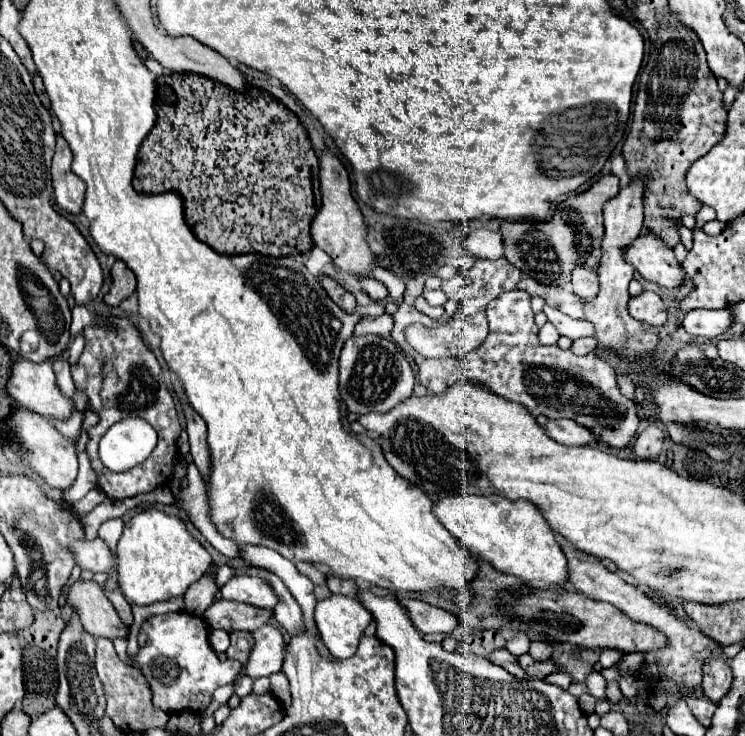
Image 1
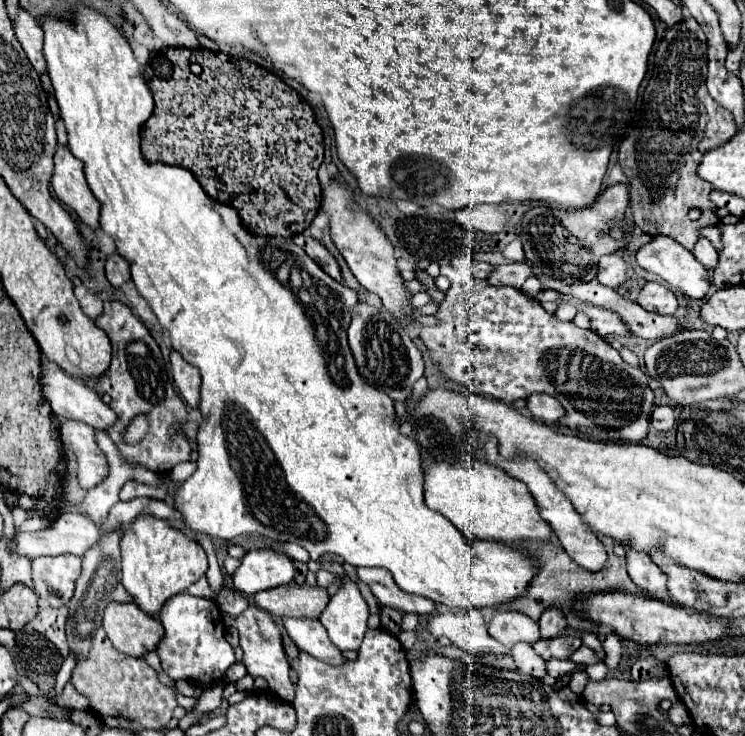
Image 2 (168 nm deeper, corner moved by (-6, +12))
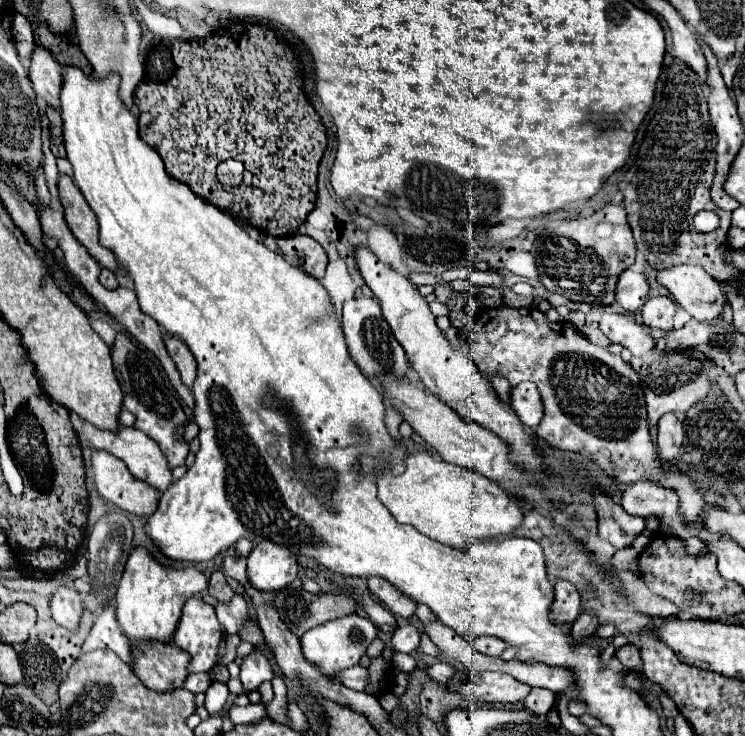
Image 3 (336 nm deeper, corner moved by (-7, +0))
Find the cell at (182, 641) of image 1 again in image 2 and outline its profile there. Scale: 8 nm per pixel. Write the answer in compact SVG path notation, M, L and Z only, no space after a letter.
M189 592L173 596L163 610L159 620L165 628L165 636L157 646L163 670L177 680L197 680L199 684L215 684L223 678L225 670L235 662L231 644L225 640L225 624L219 606L213 600L191 596Z

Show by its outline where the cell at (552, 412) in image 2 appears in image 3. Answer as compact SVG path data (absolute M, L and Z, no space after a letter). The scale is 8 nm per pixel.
M522 382L510 394L512 394L512 410L518 414L520 422L524 426L536 430L538 424L542 422L542 414L544 414L542 400L540 400L536 386L530 382Z

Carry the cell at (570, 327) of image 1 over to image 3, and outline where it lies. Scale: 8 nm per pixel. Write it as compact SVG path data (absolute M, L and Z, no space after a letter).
M604 312L600 320L600 330L614 344L620 344L626 350L630 350L632 356L642 356L654 348L654 338L650 336L650 332L642 324L628 320L622 314Z

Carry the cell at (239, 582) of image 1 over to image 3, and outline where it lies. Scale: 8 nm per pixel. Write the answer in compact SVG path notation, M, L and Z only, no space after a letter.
M268 540L256 544L248 556L248 582L252 584L252 588L258 588L260 592L274 592L274 590L286 588L288 584L294 582L296 572L298 572L296 556L288 548L270 544Z

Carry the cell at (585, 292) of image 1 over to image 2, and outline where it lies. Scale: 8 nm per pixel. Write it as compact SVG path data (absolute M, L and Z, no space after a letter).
M607 254L599 260L597 280L603 286L609 286L615 290L615 288L623 286L627 280L631 280L633 276L635 276L635 266L619 254Z

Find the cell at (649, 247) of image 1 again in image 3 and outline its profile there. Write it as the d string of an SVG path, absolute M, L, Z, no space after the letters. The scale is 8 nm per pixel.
M670 266L660 270L656 280L668 288L674 300L696 320L706 322L716 318L726 304L720 282L700 266Z

